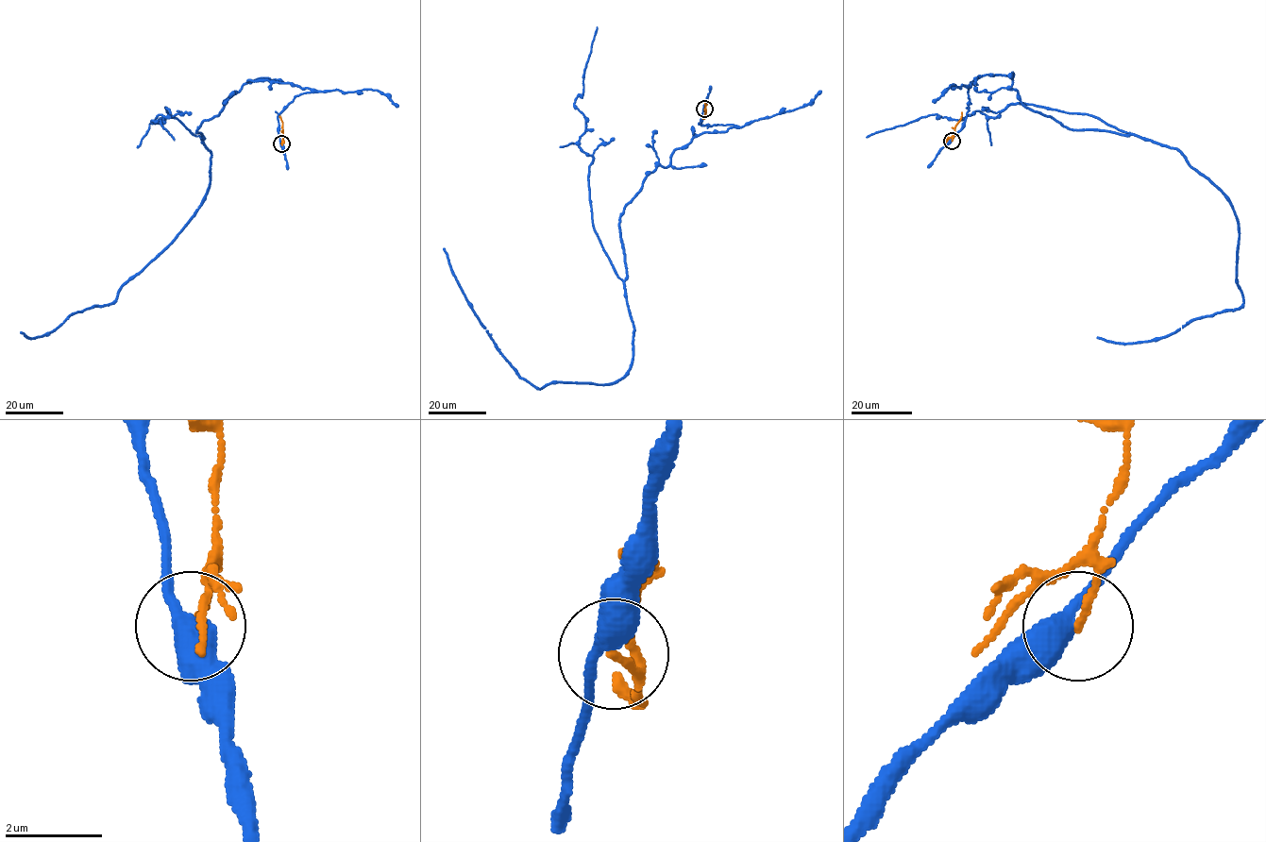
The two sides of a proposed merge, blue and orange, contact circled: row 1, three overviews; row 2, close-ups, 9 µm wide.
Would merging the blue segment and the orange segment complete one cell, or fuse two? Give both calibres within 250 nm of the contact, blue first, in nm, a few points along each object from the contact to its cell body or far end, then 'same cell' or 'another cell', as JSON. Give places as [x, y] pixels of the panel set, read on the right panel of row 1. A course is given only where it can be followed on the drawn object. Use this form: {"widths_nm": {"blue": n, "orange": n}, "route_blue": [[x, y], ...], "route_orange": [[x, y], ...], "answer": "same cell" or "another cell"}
{"widths_nm": {"blue": 440, "orange": 140}, "route_blue": [[951, 141], [970, 86], [1007, 75], [1026, 107], [1177, 149], [1224, 196], [1242, 304], [1152, 340], [1097, 337]], "route_orange": [[952, 141], [962, 112]], "answer": "another cell"}

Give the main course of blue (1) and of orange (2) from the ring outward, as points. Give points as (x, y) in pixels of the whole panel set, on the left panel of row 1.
1: (281, 143), (278, 115), (311, 91), (248, 80), (197, 129), (210, 188), (178, 235), (114, 300), (20, 332)
2: (281, 143), (283, 123), (279, 116)

